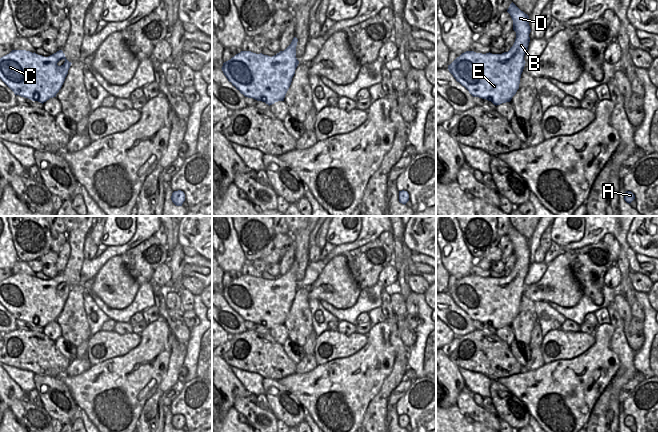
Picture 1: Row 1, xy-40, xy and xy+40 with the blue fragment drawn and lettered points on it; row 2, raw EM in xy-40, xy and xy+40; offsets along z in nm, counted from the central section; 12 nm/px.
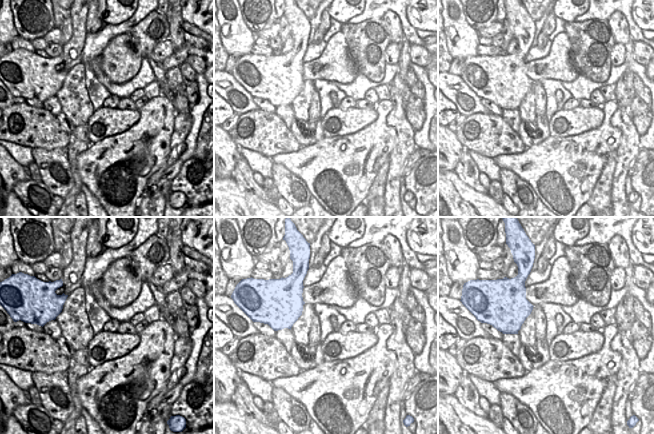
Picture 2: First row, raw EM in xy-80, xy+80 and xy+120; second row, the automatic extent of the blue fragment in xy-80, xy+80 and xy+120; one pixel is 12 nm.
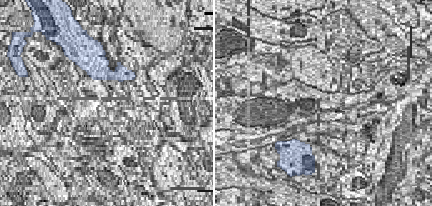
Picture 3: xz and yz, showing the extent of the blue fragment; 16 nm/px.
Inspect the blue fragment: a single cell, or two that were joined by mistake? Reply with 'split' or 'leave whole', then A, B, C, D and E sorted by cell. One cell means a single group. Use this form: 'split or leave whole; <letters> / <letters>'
leave whole; A B C D E

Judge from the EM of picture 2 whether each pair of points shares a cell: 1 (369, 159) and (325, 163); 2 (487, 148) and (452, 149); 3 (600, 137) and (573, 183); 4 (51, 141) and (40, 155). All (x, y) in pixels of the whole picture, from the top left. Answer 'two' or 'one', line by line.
1: one
2: two
3: one
4: two

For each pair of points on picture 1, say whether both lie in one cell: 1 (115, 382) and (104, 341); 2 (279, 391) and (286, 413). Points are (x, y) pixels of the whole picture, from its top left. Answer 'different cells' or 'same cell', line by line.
1: different cells
2: same cell

